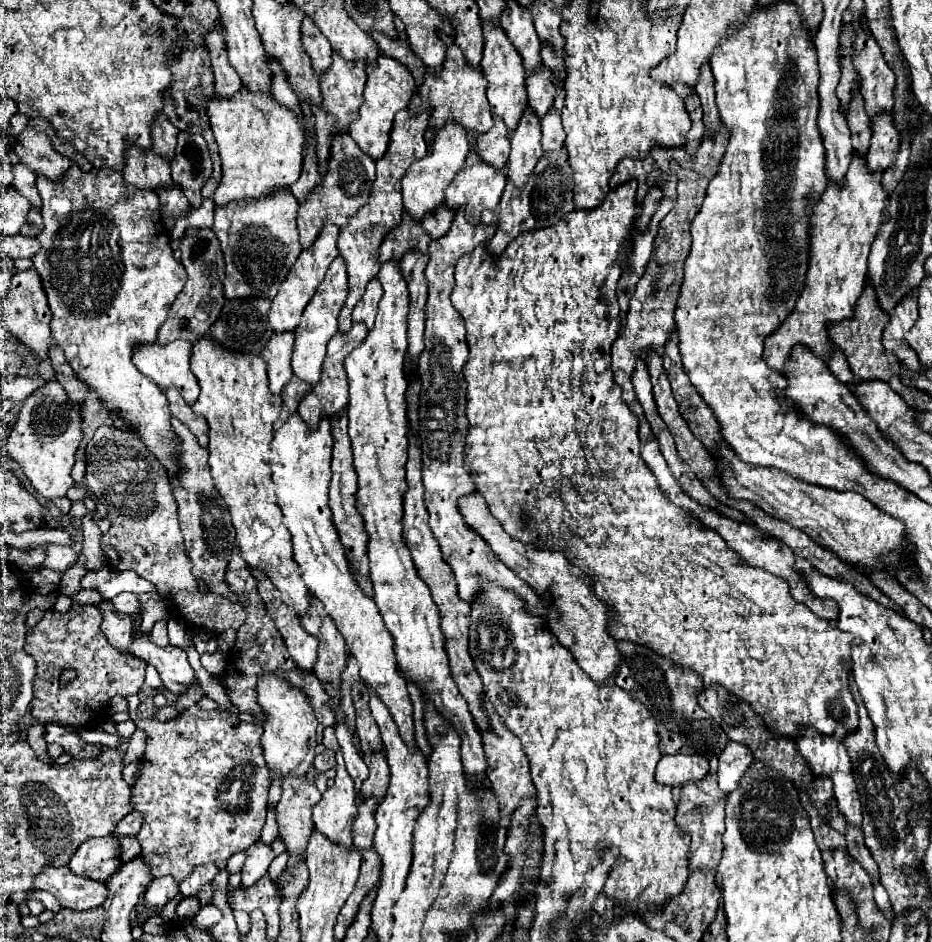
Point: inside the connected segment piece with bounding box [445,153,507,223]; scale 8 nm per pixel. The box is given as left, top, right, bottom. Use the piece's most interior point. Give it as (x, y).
(478, 186)

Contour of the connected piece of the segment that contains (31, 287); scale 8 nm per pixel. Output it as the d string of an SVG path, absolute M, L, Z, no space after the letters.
M35 267L15 273L11 279L11 287L7 291L7 297L3 301L3 321L7 323L9 331L27 347L31 347L39 359L47 359L47 349L49 349L49 341L51 341L51 309L47 305L47 297L39 279L39 273L35 271Z

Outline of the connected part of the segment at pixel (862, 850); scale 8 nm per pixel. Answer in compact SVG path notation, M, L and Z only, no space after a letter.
M849 825L845 827L845 839L847 839L847 851L849 855L861 863L861 867L871 875L871 877L879 877L877 873L877 867L875 867L875 861L871 859L865 843L863 843L863 831L861 827L855 827L855 825Z

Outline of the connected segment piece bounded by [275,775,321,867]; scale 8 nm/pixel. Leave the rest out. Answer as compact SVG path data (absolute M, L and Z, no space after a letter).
M285 775L281 789L283 795L275 809L279 835L283 837L287 851L291 853L291 867L295 861L301 861L297 853L303 853L307 849L307 839L311 837L311 831L315 827L311 811L313 805L321 799L321 791L315 787L315 783L309 783L307 777L299 775Z

